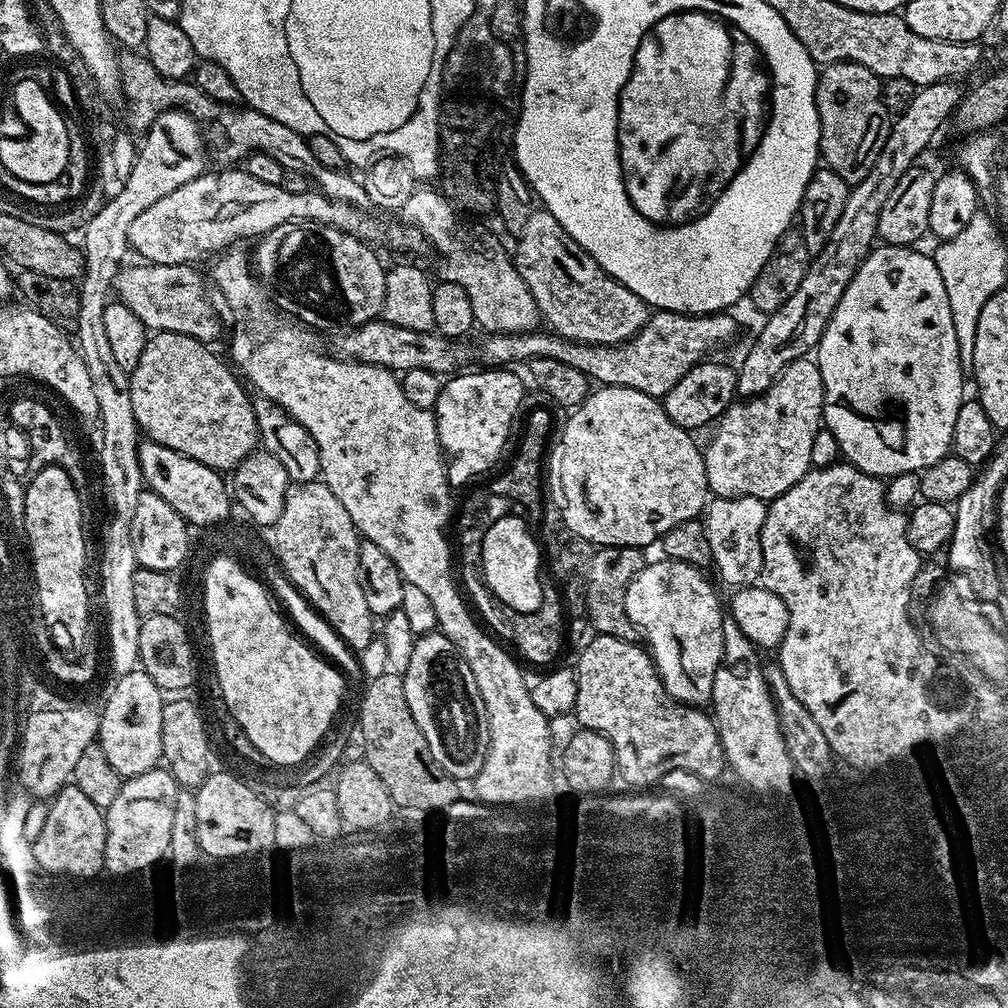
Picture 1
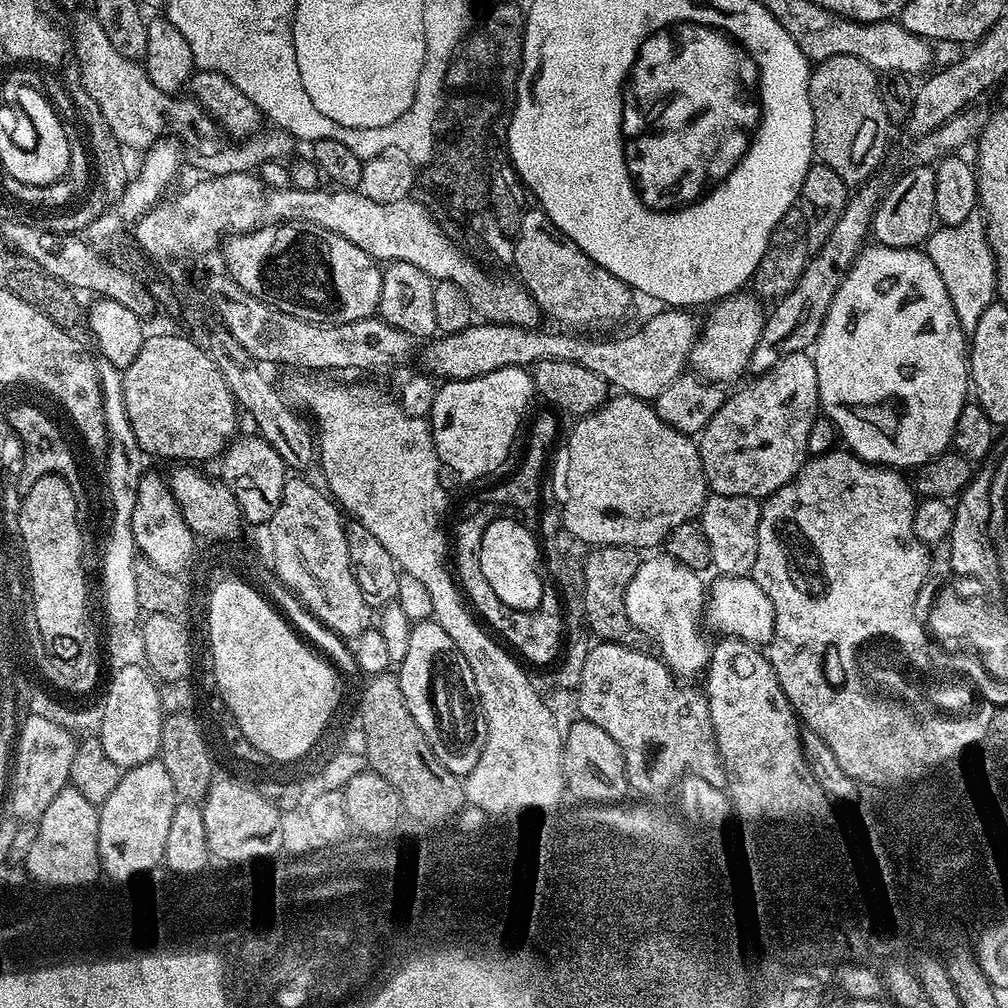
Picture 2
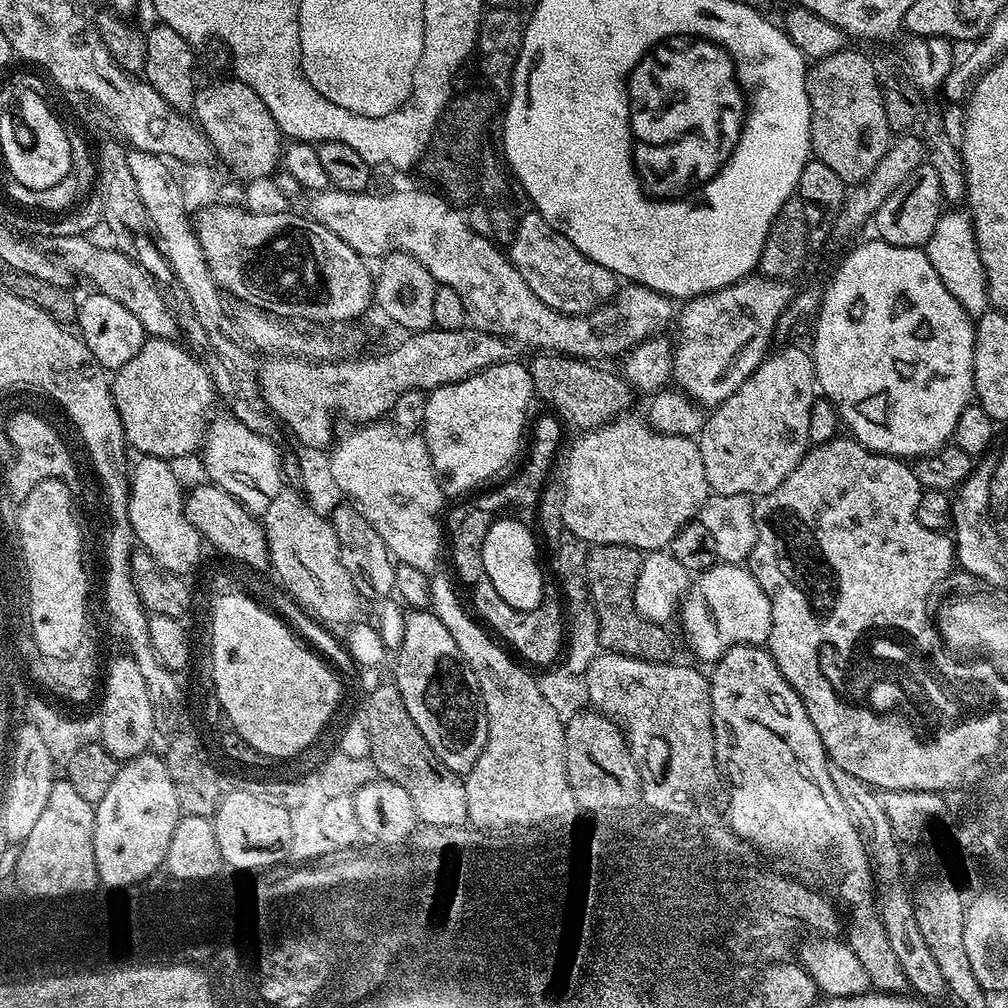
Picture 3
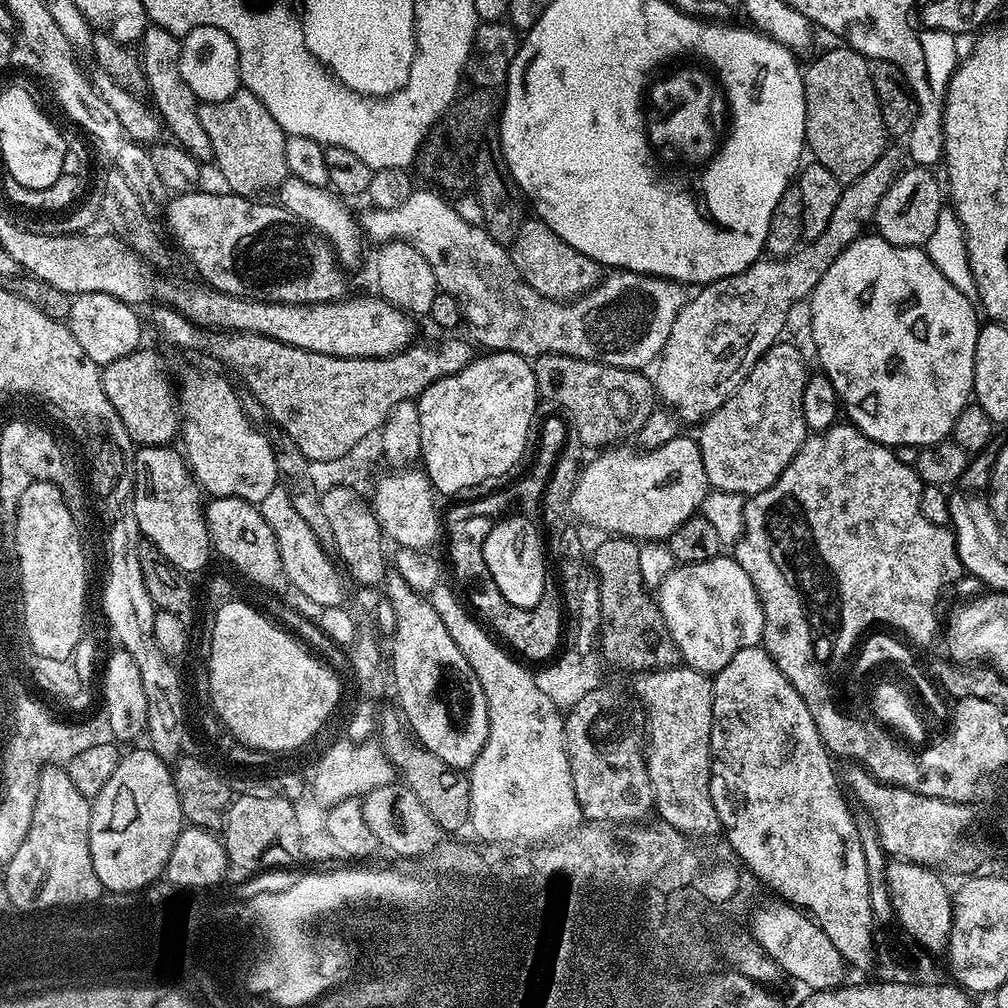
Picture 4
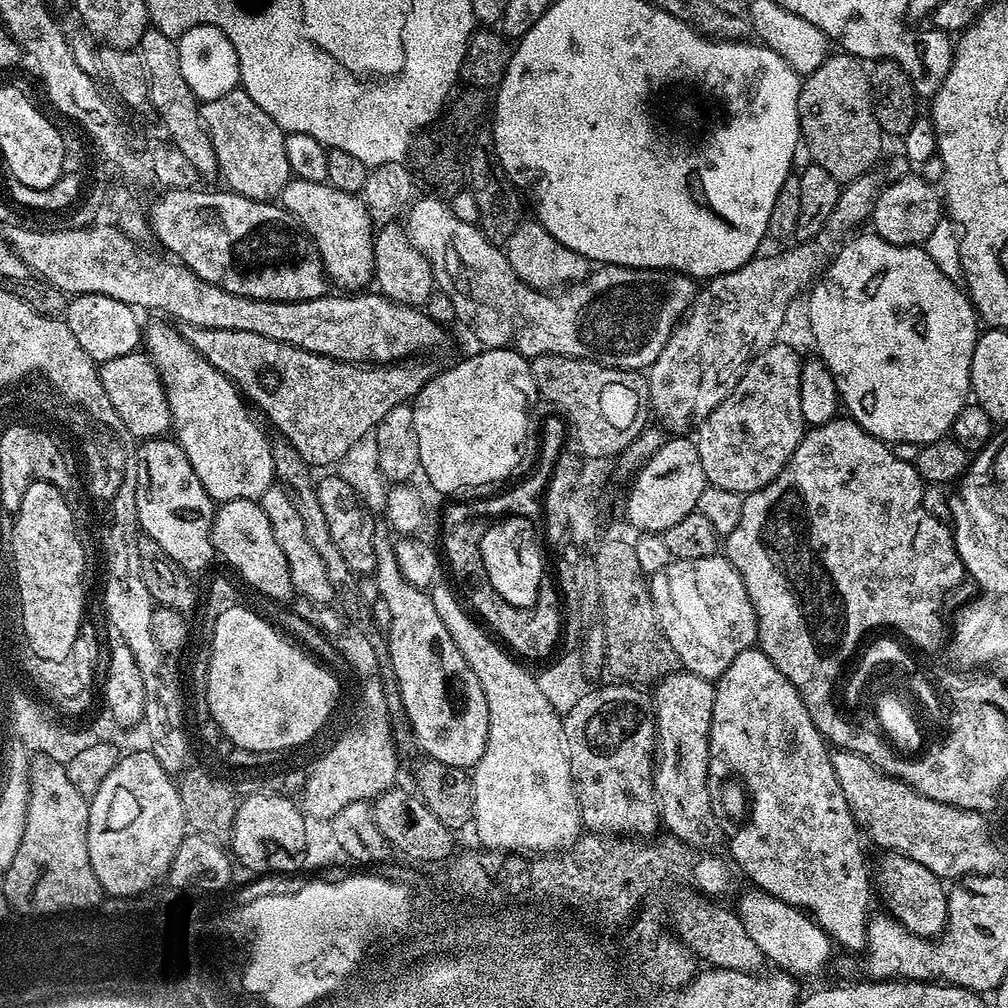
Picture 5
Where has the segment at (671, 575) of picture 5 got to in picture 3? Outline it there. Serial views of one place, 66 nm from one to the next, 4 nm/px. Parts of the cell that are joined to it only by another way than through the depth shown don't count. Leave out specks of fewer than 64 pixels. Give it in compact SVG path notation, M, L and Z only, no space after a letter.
M717 562L689 583L678 605L678 624L679 620L689 650L700 660L715 662L739 644L767 645L772 625L770 598L747 567Z

